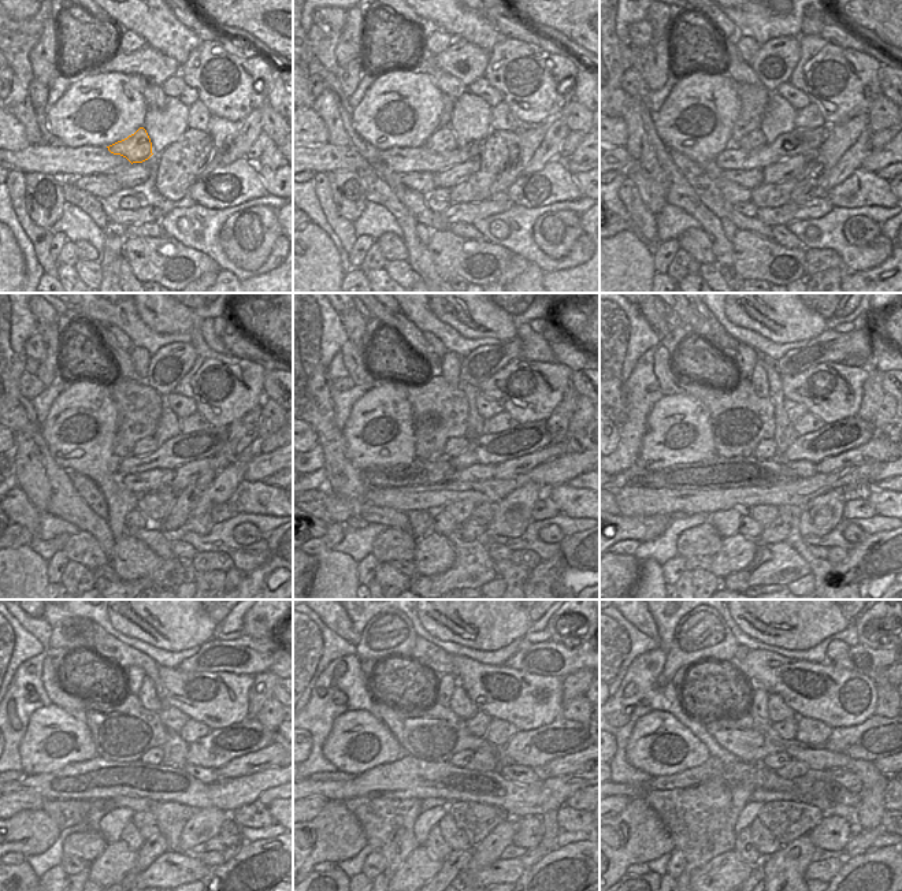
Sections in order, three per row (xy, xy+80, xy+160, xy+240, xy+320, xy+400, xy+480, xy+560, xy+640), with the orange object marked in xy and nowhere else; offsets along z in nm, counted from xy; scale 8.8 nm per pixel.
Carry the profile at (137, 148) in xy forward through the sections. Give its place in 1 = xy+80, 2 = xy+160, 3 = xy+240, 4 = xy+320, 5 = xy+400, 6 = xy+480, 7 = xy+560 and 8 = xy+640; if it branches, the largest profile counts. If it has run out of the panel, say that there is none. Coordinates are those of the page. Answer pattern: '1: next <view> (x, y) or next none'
1: next xy+80 (444, 140)
2: next xy+160 (756, 138)
3: next xy+240 (147, 445)
4: next xy+320 (456, 445)
5: next xy+400 (765, 449)
6: next xy+480 (155, 756)
7: next xy+560 (461, 758)
8: next xy+640 (774, 761)

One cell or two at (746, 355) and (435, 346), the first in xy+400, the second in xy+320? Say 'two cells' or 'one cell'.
one cell

